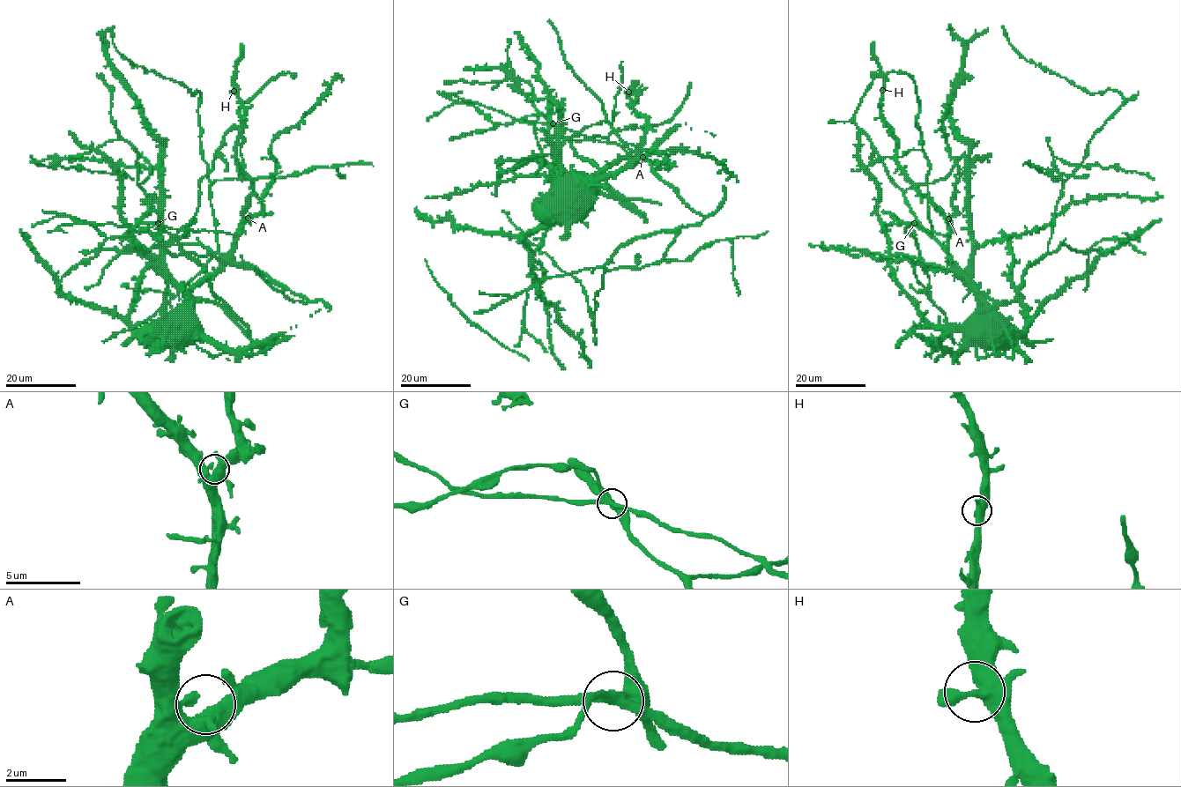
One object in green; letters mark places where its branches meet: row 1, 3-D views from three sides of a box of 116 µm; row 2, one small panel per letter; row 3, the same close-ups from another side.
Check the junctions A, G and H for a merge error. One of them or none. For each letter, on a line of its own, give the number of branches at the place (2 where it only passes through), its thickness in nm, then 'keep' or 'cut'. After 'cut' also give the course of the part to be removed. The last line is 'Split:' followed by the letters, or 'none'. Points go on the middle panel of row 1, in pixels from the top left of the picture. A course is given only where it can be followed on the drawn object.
A: 4 branches meet; 460 nm thick; keep
G: 4 branches meet; 320 nm thick; cut; foreign part runs (553, 124), (515, 121), (501, 112), (442, 93)
H: 4 branches meet; 400 nm thick; keep
Split: G

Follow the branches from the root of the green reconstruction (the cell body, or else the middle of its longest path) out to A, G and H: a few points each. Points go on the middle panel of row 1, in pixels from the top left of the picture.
A: (579, 187), (617, 159), (642, 157)
G: (579, 187), (586, 185), (601, 172), (579, 157), (553, 124)
H: (579, 187), (617, 159), (636, 154), (647, 129), (647, 121), (631, 107), (639, 91), (628, 92)

